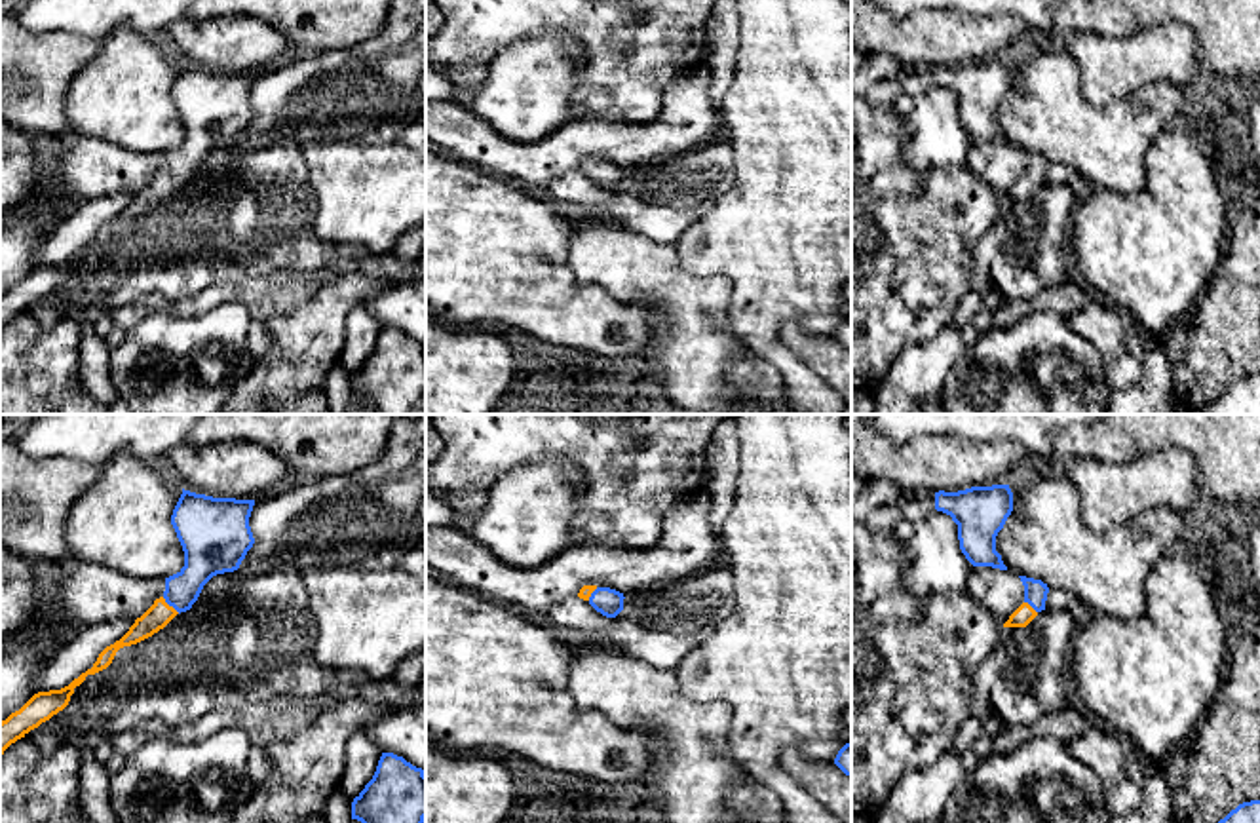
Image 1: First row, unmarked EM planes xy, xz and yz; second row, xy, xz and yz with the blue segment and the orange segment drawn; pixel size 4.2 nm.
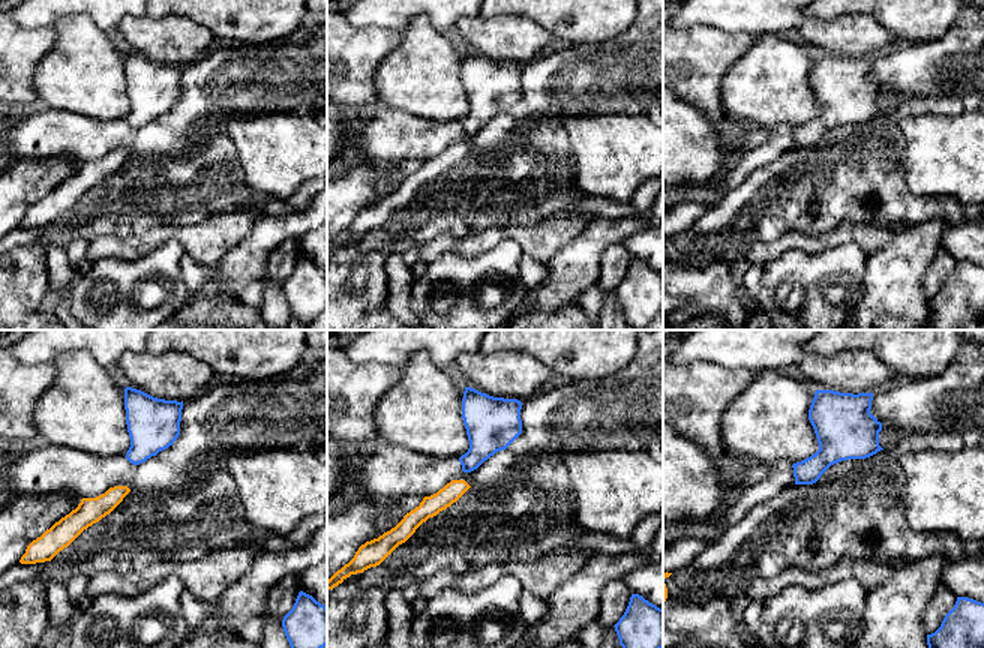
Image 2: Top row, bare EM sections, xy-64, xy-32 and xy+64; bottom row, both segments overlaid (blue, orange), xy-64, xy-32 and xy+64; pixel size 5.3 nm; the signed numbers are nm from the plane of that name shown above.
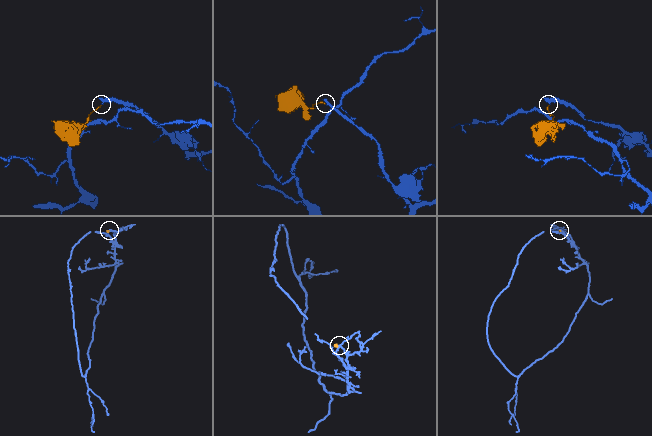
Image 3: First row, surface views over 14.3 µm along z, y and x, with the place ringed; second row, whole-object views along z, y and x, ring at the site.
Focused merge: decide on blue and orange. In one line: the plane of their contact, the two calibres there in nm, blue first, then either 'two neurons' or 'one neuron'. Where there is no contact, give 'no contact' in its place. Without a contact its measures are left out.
meets blue in xy; 180 nm thick on the blue side, 100 nm on the other; one neuron

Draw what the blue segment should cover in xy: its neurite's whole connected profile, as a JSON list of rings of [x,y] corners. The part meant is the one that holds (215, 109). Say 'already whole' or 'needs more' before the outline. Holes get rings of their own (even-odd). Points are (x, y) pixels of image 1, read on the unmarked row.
needs more; [[[182,63],[171,99],[184,125],[184,141],[165,152],[163,169],[135,194],[120,215],[99,228],[91,243],[61,264],[34,268],[19,285],[0,297],[0,333],[11,317],[63,285],[74,262],[87,249],[106,243],[120,222],[152,211],[177,188],[190,184],[213,150],[238,144],[255,118],[249,101],[253,80],[255,74],[213,72]]]

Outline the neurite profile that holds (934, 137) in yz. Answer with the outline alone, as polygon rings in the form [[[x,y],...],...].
[[[943,86],[918,95],[903,118],[901,156],[912,169],[967,165],[971,144],[960,124],[958,99]]]

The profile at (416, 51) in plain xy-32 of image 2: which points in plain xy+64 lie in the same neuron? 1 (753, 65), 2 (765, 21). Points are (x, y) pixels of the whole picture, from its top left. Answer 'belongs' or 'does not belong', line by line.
1: belongs
2: does not belong

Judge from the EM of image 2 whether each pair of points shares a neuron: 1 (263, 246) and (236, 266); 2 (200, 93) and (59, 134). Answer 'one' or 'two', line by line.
1: one
2: one

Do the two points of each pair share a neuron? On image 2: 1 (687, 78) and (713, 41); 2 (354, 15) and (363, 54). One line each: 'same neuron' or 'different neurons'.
1: same neuron
2: different neurons

